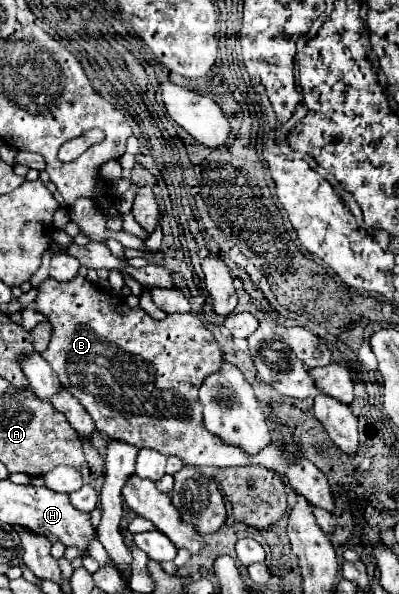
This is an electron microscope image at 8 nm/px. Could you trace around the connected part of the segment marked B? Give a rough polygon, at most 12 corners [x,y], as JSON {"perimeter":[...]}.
{"perimeter":[[79,274],[47,276],[41,356],[97,430],[189,466],[261,464],[335,510],[307,458],[205,430],[221,370],[195,314],[153,320]]}

